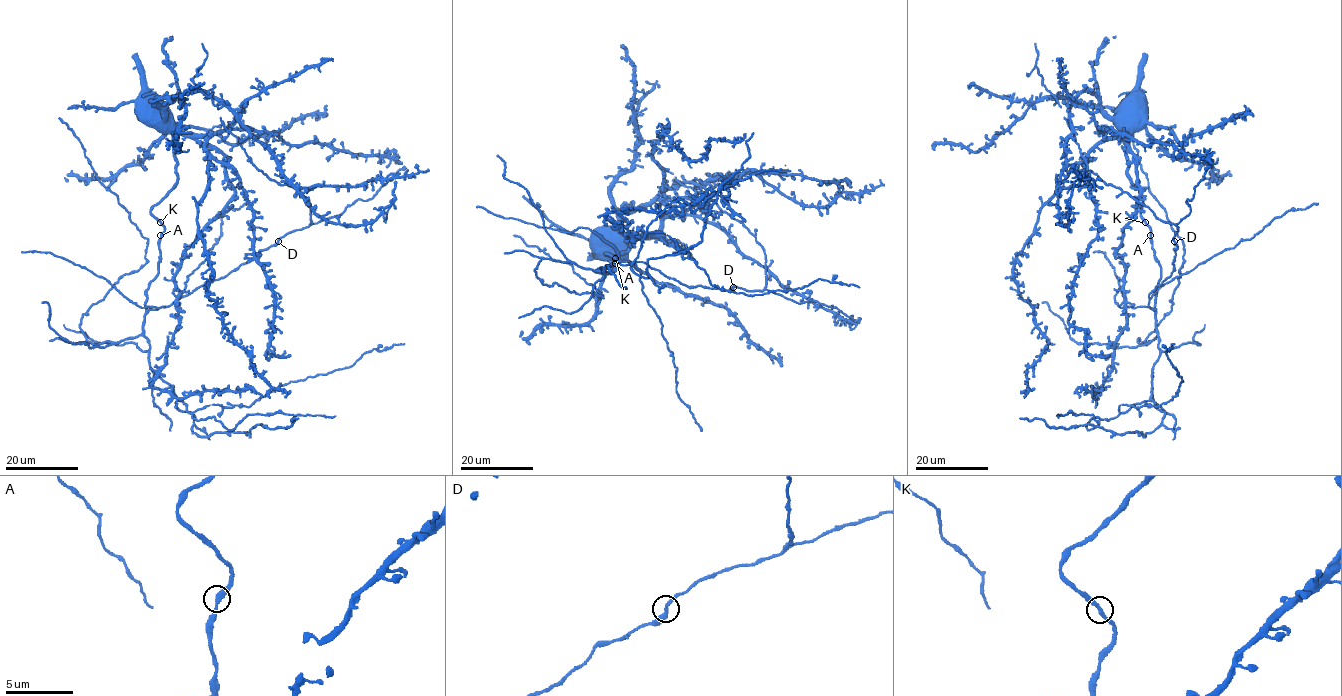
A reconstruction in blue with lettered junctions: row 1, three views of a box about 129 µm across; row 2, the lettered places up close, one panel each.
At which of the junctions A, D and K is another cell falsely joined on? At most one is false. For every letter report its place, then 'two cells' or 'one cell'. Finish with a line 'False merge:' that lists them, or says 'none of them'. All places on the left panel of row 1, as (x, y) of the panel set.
A: (160, 235) | one cell
D: (278, 241) | one cell
K: (160, 222) | one cell
False merge: none of them

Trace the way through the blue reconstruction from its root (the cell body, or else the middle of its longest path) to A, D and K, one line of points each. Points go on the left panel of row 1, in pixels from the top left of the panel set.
A: (158, 125), (172, 135), (177, 163), (177, 183), (150, 210), (164, 227), (160, 235)
D: (158, 125), (172, 135), (177, 183), (150, 210), (164, 232), (147, 309), (169, 306), (278, 241)
K: (158, 125), (172, 135), (177, 163), (177, 183), (150, 210), (160, 222)

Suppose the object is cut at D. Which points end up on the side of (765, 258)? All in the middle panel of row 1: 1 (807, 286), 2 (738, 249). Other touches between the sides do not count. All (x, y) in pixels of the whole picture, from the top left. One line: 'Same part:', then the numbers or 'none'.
Same part: none

